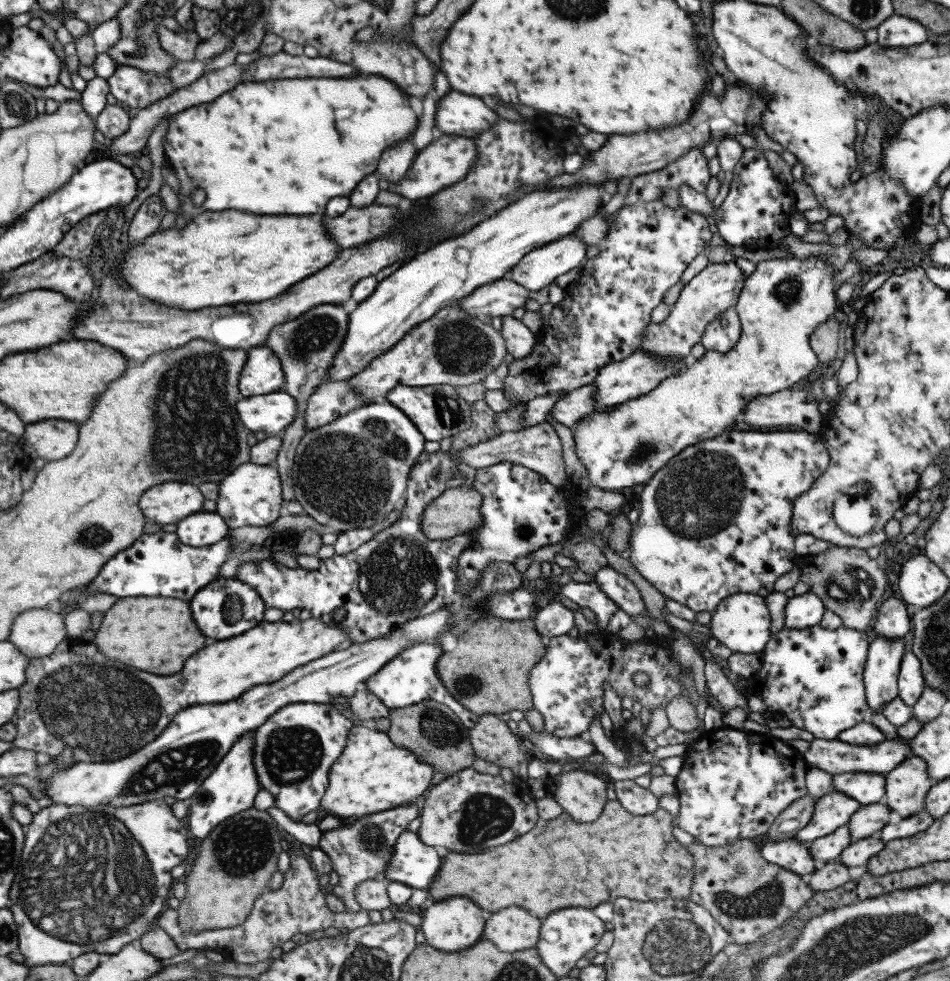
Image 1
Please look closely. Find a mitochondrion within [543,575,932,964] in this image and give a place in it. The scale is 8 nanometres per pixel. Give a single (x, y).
(766, 900)

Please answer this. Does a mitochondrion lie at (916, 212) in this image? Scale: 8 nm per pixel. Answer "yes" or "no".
no

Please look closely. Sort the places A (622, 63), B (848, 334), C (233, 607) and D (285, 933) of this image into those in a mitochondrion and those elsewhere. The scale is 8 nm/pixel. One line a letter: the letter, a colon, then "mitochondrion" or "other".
A: other
B: other
C: mitochondrion
D: other

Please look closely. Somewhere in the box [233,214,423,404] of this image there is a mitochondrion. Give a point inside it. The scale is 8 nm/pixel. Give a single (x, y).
(316, 332)

